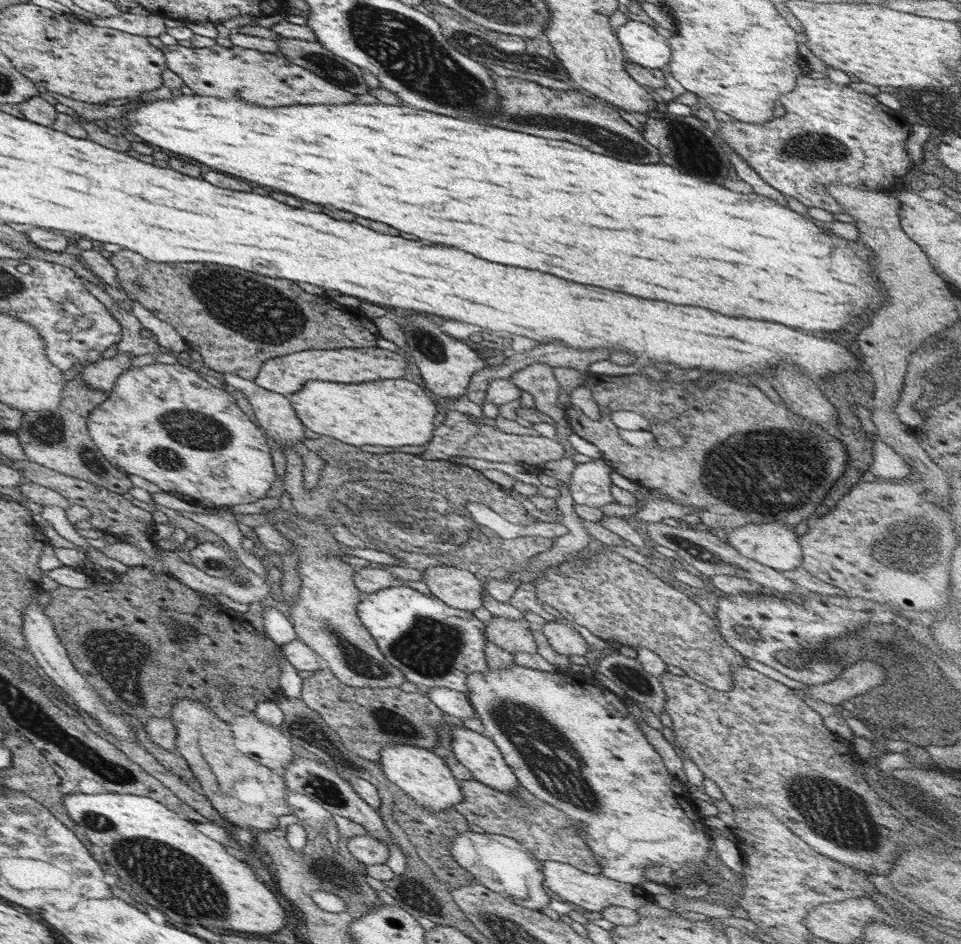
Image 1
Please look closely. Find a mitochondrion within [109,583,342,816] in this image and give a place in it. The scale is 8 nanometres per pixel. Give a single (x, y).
(298, 727)

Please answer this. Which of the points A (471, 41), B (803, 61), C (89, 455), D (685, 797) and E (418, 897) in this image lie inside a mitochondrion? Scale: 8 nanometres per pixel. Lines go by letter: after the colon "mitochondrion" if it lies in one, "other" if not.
A: mitochondrion
B: other
C: mitochondrion
D: other
E: mitochondrion

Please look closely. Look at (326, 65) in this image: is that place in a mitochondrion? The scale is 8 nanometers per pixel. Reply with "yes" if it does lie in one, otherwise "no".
yes

